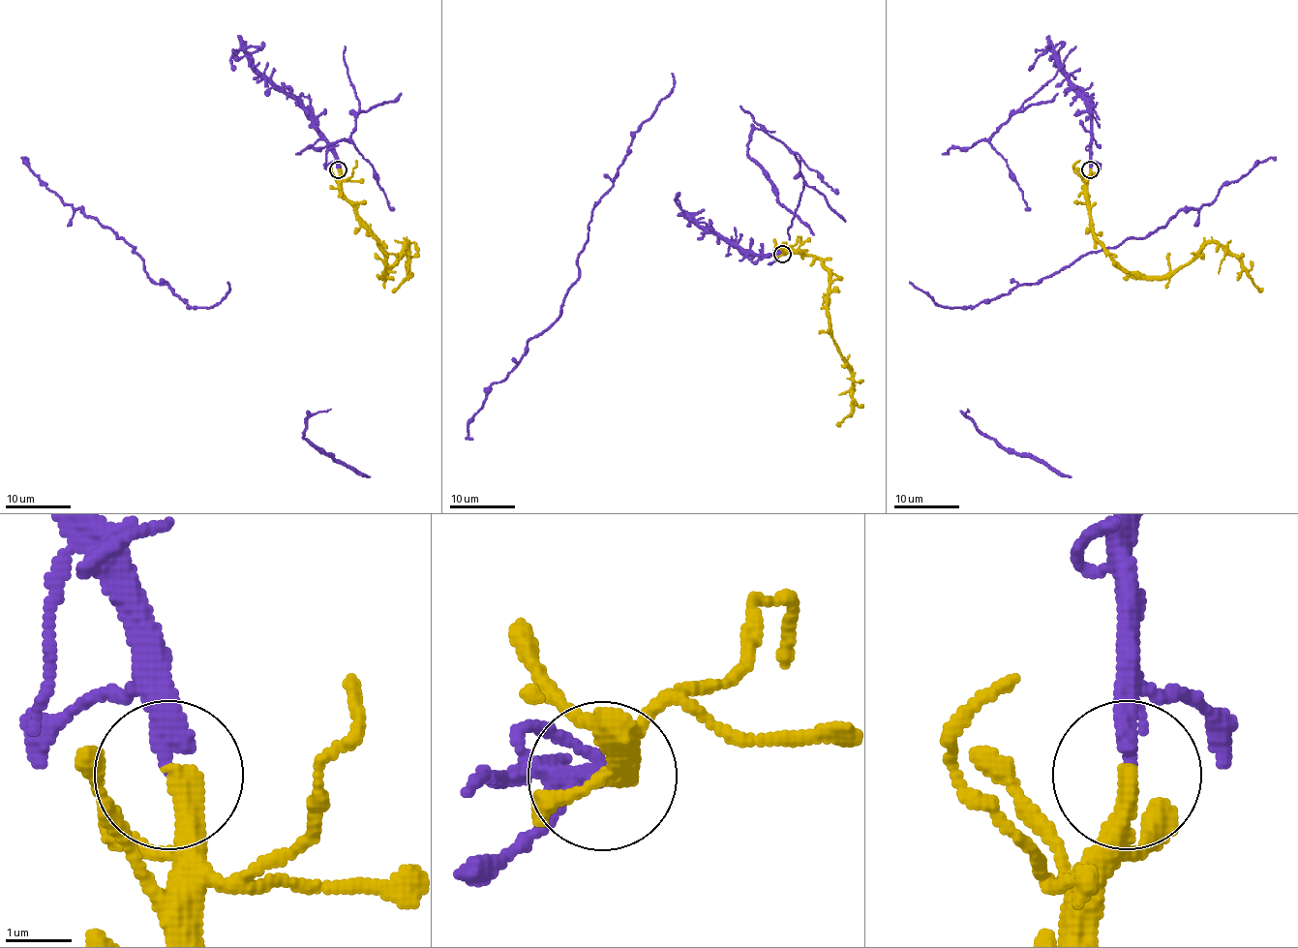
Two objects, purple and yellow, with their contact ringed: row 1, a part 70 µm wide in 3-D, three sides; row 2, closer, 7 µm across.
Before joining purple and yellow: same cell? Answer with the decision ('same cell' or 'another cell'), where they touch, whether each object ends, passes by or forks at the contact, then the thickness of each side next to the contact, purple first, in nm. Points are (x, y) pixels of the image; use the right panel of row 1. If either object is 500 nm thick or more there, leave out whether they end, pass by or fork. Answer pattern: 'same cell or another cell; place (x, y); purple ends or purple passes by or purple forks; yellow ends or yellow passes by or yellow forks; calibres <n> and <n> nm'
same cell; place (1090, 169); purple ends; yellow ends; calibres 340 and 360 nm

